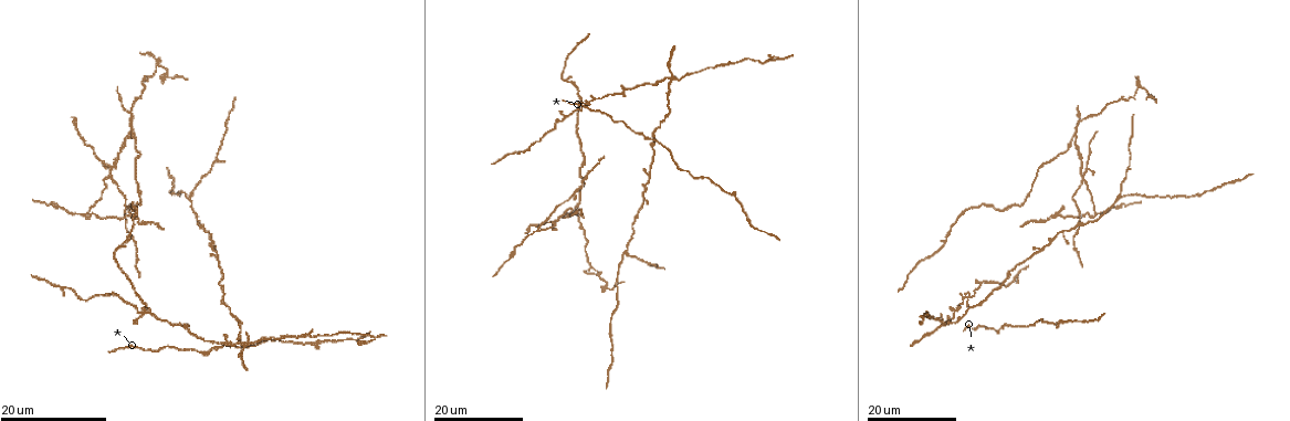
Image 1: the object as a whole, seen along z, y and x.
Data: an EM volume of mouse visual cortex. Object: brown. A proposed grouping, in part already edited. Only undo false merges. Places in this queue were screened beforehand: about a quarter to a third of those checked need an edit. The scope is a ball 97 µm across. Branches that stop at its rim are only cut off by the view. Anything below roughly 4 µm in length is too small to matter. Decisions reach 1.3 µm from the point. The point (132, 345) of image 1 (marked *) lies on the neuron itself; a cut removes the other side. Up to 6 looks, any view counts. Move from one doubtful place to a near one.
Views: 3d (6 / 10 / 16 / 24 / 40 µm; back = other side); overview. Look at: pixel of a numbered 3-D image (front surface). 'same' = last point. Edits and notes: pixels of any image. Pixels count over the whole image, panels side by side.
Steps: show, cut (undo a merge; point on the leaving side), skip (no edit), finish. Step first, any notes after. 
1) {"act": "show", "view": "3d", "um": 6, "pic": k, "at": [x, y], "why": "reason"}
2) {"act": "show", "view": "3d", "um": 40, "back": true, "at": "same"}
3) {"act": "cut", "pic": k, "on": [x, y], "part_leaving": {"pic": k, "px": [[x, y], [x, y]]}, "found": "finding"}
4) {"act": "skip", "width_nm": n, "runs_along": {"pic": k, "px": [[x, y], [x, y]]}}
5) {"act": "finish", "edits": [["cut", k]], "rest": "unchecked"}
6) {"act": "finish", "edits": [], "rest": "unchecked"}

{"act": "show", "view": "3d", "um": 16, "pic": 1, "at": [971, 297], "why": "four arms meet"}

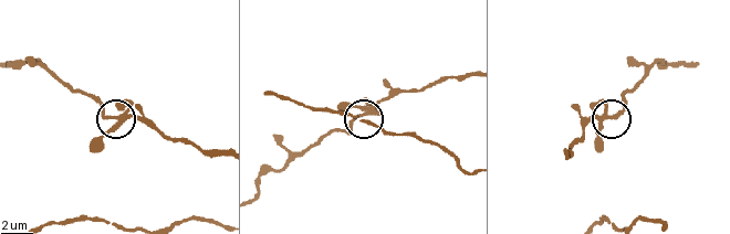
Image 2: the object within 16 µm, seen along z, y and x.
{"act": "show", "view": "3d", "um": 10, "pic": 2, "at": [361, 115], "why": "zoom in"}

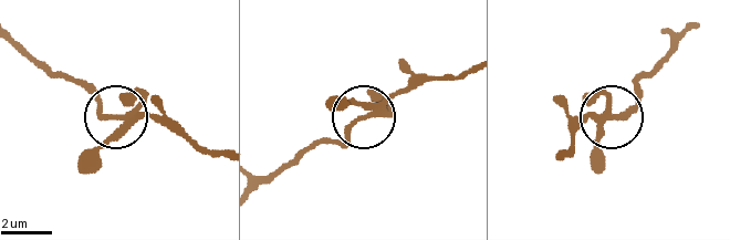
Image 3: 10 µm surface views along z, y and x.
{"act": "skip", "arms": 4, "found": "continuous, no second neuron"}

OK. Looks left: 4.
{"act": "show", "view": "3d", "um": 24, "pic": 1, "at": [669, 80], "why": "looks like a crossing"}

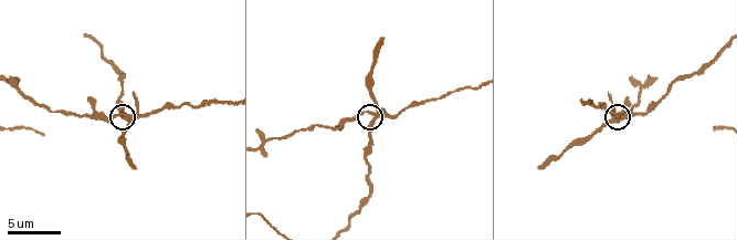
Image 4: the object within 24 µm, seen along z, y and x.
{"act": "show", "view": "3d", "um": 6, "pic": 4, "at": [617, 120]}

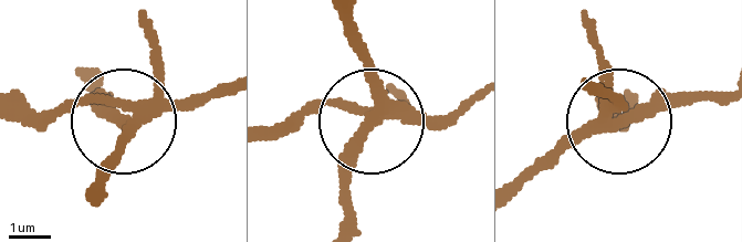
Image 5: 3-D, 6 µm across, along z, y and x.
{"act": "cut", "pic": 5, "on": [123, 147], "side_arm_um": 33, "arms": 4, "found": "a second neuron is stuck on"}

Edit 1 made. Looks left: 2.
{"act": "show", "view": "3d", "um": 16, "pic": 1, "at": [728, 191], "why": "three arms meet"}

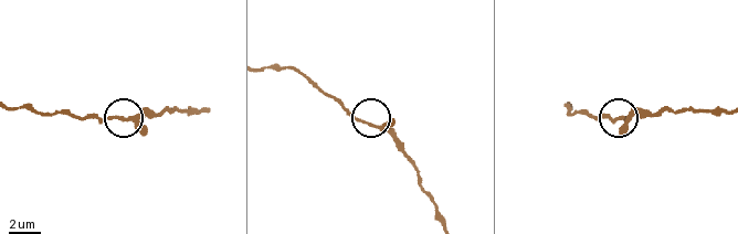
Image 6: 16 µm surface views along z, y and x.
{"act": "show", "view": "3d", "um": 6, "pic": 6, "at": [377, 127]}

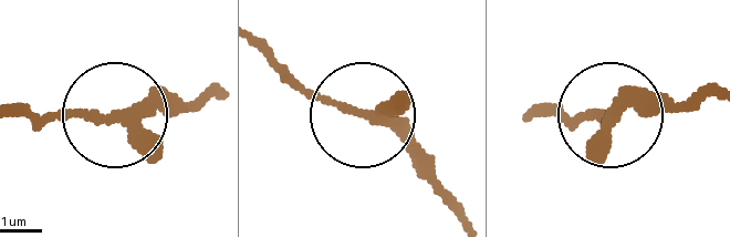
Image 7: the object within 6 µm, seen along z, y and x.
{"act": "skip", "arms": 3, "runs_along": {"pic": 7, "px": [[530, 106], [614, 117], [681, 106]]}, "found": "one neuron here"}

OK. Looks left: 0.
{"act": "finish", "edits": [["cut", 5]], "rest": "unchecked"}

